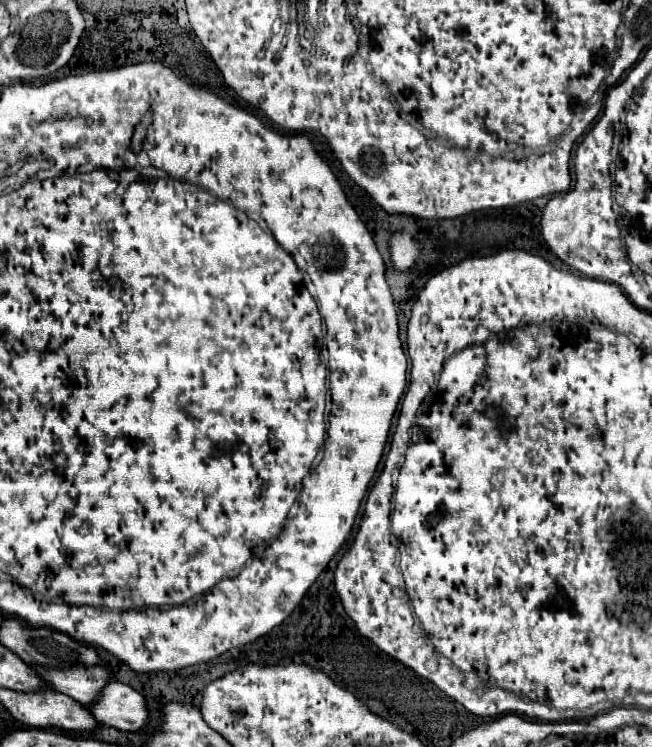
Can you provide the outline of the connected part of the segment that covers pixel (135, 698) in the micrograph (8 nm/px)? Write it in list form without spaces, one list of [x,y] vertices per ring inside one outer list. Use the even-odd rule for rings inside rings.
[[[109,681],[101,689],[99,697],[85,707],[97,723],[121,731],[139,731],[147,723],[147,707],[143,695],[119,681]]]

